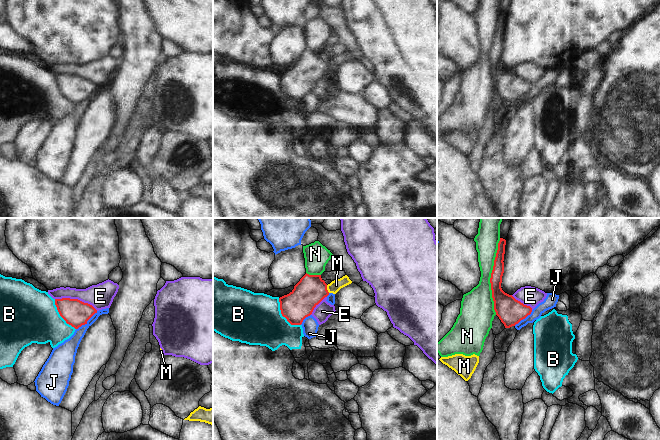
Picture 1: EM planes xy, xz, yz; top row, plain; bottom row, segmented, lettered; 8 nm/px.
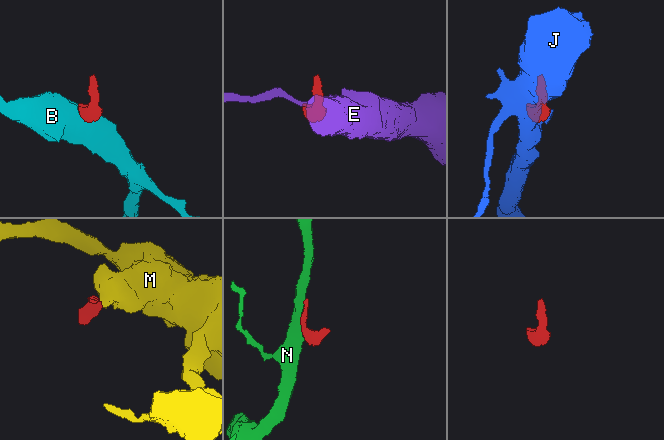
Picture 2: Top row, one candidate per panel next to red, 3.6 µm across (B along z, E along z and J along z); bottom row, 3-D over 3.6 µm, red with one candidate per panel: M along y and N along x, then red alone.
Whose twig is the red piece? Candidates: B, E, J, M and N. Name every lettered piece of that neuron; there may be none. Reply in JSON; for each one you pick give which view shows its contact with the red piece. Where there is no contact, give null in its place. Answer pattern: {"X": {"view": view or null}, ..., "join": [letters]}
{"M": {"view": "xz"}, "join": ["M"]}

